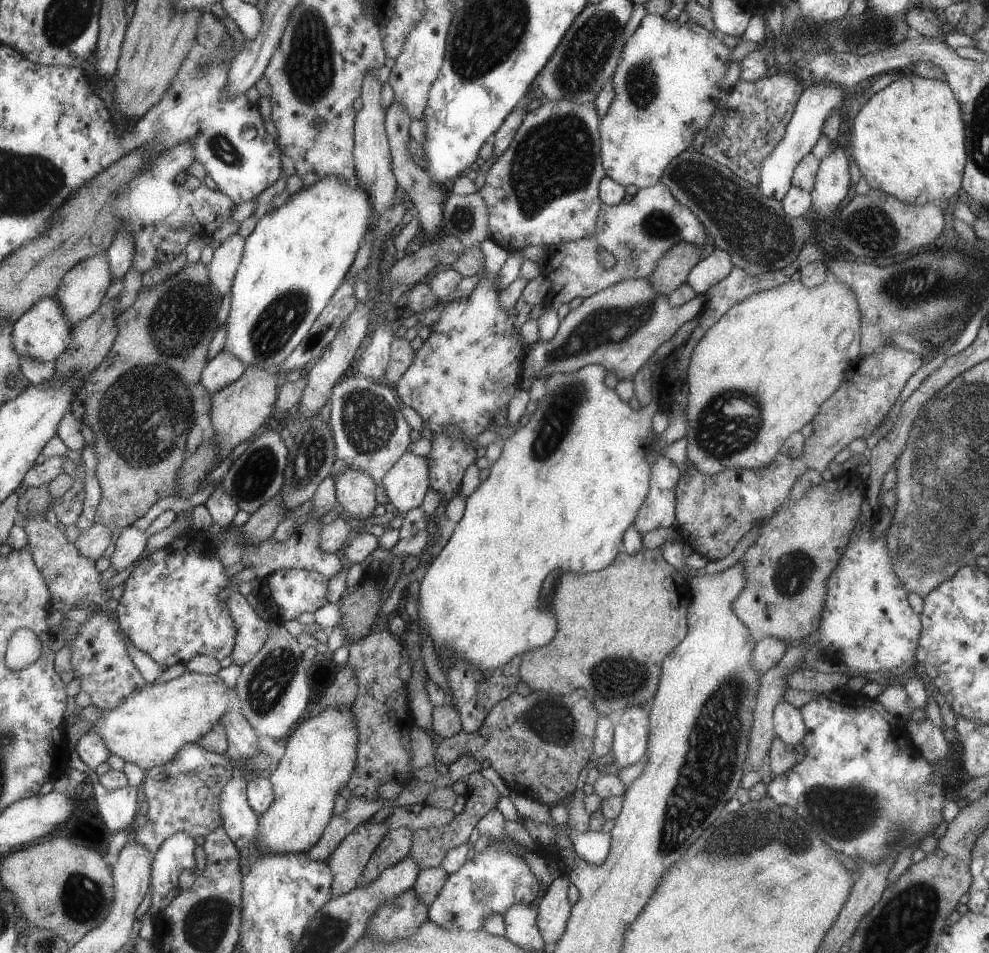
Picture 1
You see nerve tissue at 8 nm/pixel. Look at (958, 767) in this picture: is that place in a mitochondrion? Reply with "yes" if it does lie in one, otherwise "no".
no

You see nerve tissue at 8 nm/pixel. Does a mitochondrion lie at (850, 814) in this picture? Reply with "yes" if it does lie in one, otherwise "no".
yes

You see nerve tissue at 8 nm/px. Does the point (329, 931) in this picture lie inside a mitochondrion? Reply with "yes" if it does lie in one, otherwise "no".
yes

